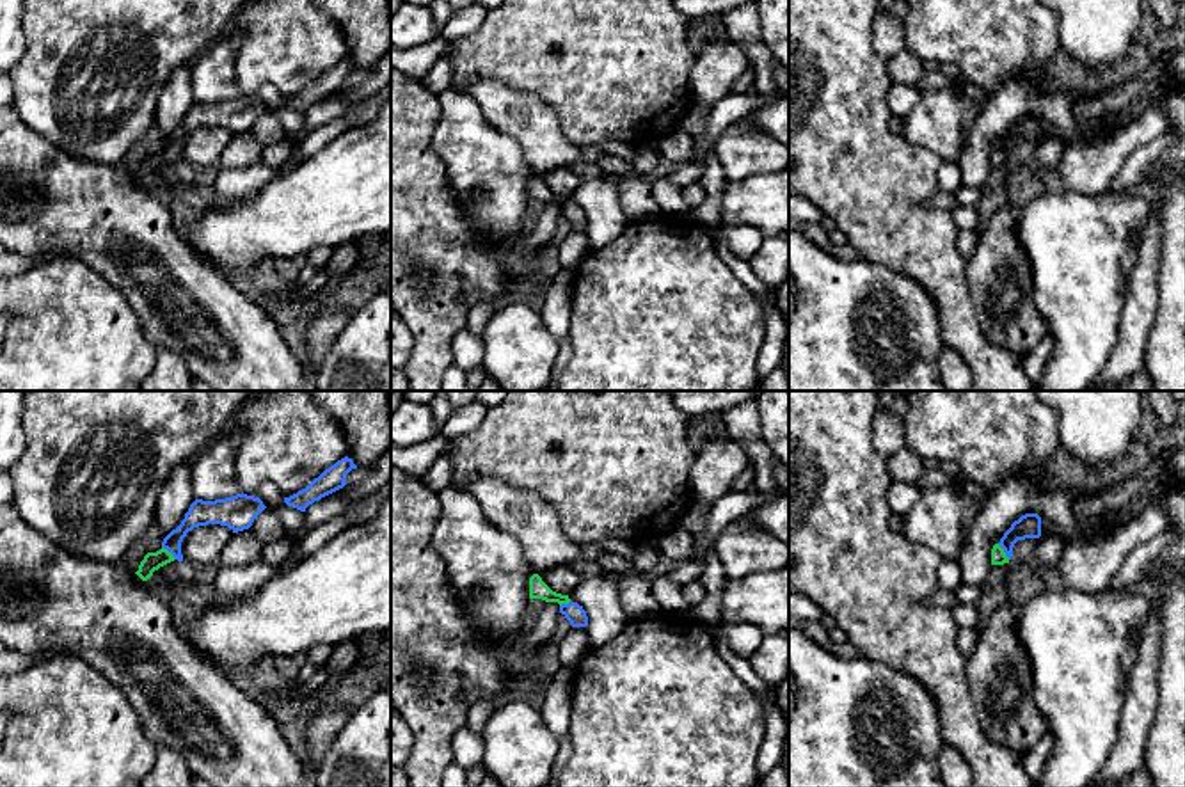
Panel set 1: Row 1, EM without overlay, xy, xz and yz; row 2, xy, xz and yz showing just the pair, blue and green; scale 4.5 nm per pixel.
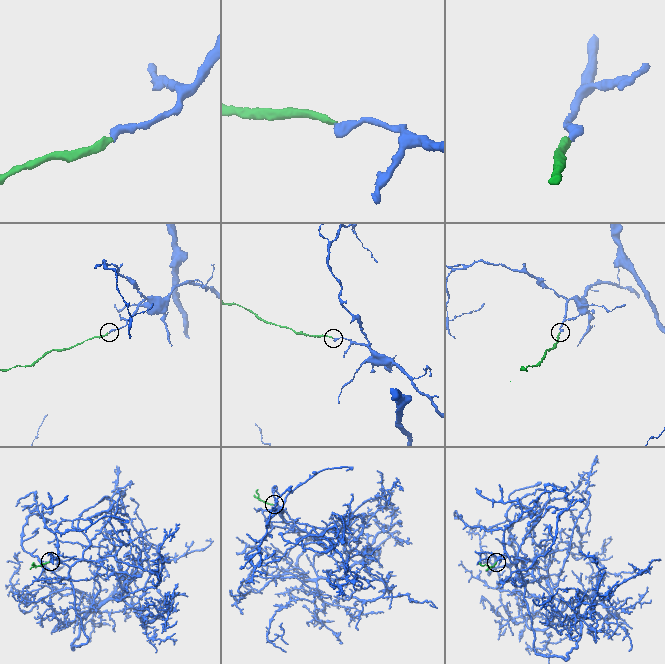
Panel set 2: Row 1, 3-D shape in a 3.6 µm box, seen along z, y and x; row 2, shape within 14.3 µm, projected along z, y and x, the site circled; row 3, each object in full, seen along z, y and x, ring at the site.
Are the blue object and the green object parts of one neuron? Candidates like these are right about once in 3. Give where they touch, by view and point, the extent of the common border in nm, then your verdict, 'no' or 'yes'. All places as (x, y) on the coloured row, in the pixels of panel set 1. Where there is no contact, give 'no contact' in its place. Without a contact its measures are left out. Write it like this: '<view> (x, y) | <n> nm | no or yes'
yz (1004, 551) | 90 nm | yes

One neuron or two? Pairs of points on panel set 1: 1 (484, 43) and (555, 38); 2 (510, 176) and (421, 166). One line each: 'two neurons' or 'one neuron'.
1: one neuron
2: two neurons

